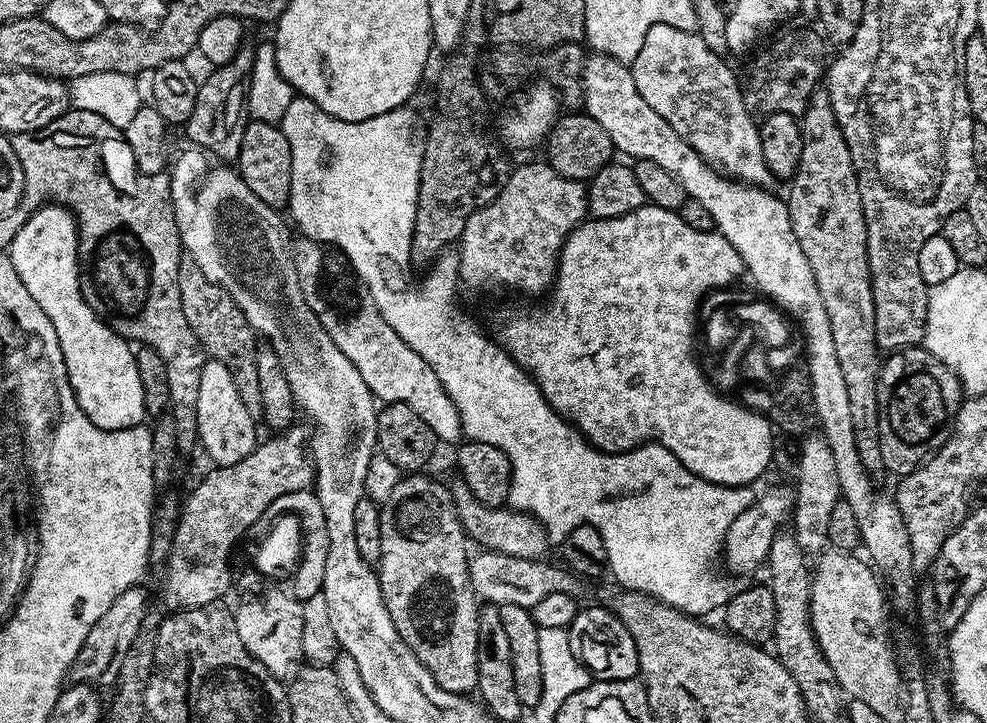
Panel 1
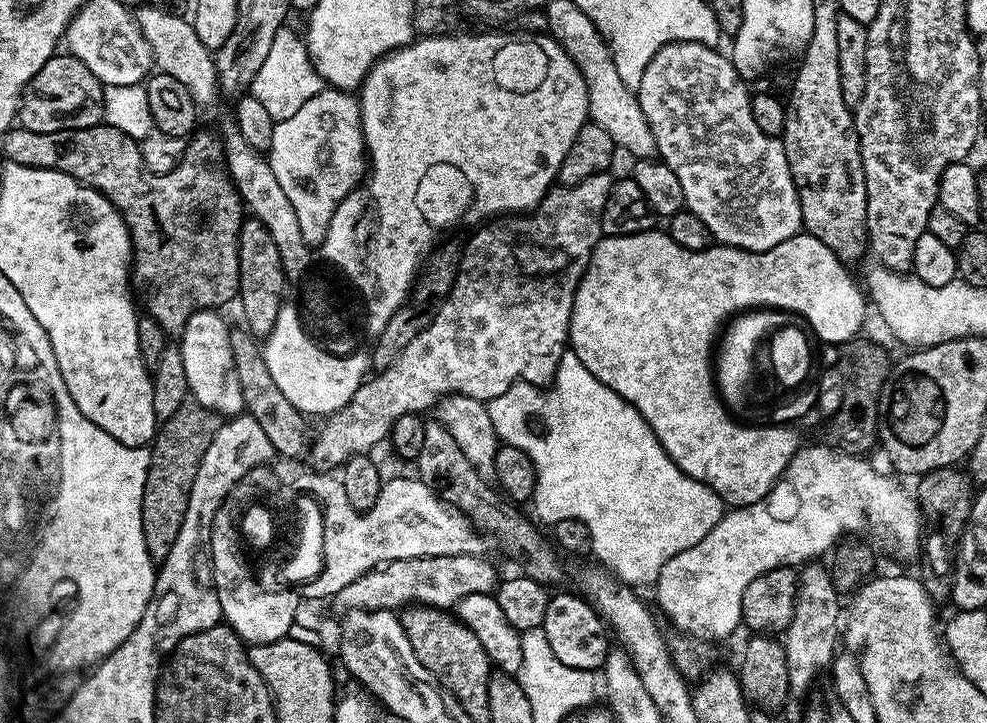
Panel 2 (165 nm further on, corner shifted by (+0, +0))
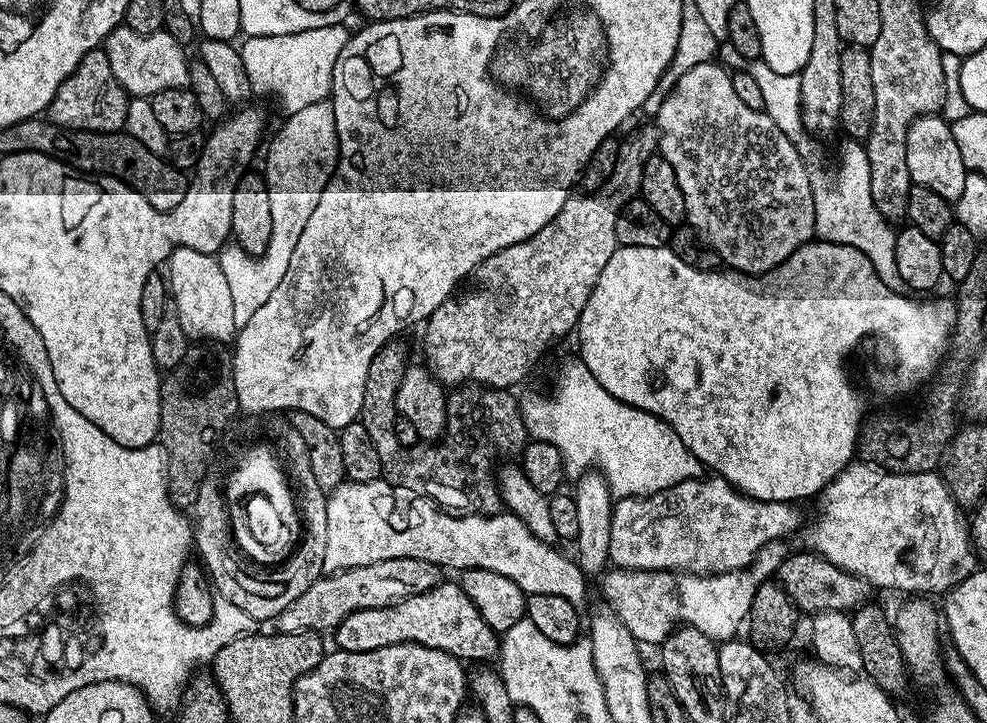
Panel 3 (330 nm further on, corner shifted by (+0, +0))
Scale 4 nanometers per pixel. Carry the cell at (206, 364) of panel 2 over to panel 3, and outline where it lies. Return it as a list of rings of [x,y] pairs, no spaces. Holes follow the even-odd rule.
[[[176,248],[166,261],[167,268],[166,281],[170,289],[170,300],[189,341],[211,342],[216,346],[231,345],[238,329],[234,322],[230,286],[222,275],[219,259],[210,254],[202,254],[198,250]]]

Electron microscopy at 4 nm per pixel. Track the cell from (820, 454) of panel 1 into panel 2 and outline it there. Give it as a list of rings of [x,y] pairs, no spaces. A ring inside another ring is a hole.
[[[809,562],[799,569],[794,618],[790,618],[790,626],[782,633],[782,645],[789,670],[789,686],[793,697],[802,695],[815,682],[816,675],[831,665],[832,658],[838,651],[838,637],[842,632],[840,600],[841,593],[837,592],[831,571],[825,565],[823,568],[820,562]]]

